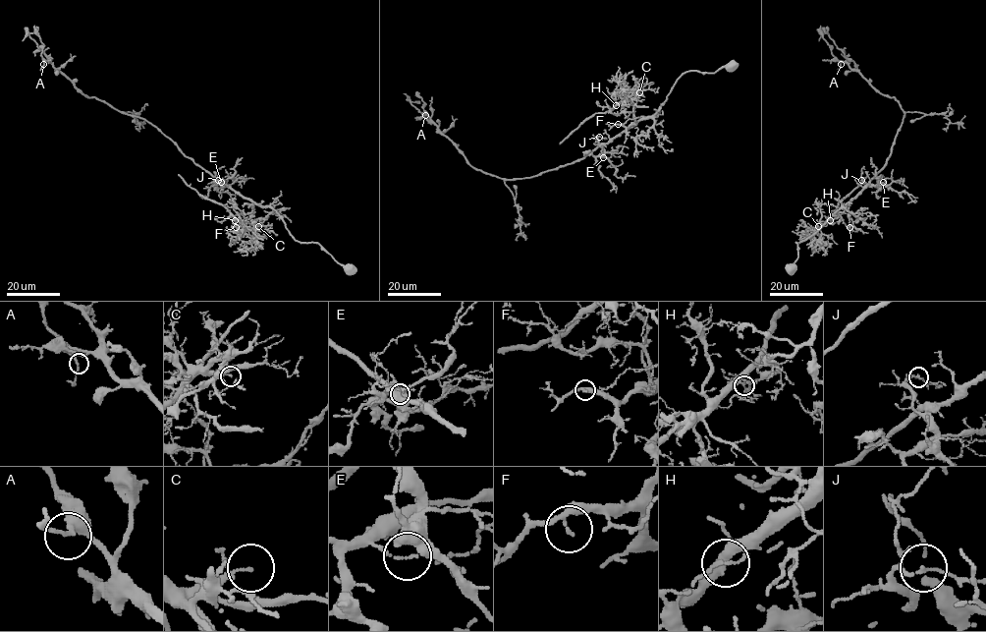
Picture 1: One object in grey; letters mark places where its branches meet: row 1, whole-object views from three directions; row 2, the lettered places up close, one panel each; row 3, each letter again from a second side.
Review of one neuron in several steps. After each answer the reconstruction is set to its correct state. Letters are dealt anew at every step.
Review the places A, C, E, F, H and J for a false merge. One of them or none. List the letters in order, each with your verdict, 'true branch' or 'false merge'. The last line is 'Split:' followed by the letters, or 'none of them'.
A: true branch
C: true branch
E: true branch
F: true branch
H: false merge
J: true branch
Split: H

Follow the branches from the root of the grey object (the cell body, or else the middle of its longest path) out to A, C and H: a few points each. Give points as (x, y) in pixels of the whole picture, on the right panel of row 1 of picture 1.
A: (790, 269), (798, 257), (795, 242), (813, 235), (884, 167), (904, 116), (894, 97), (841, 64)
C: (790, 269), (798, 257), (795, 242), (809, 237), (849, 205), (818, 226)
H: (790, 269), (798, 257), (795, 242), (809, 237), (832, 214), (849, 205), (837, 213), (839, 216), (831, 220)

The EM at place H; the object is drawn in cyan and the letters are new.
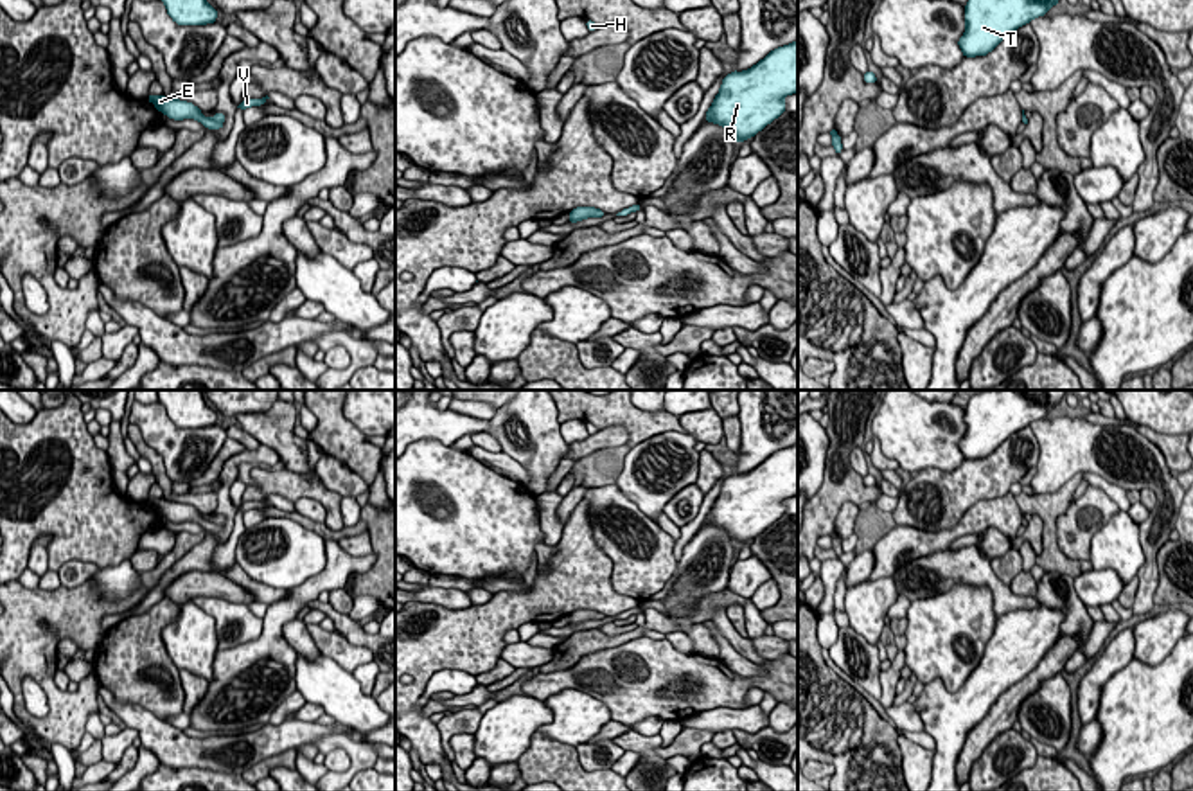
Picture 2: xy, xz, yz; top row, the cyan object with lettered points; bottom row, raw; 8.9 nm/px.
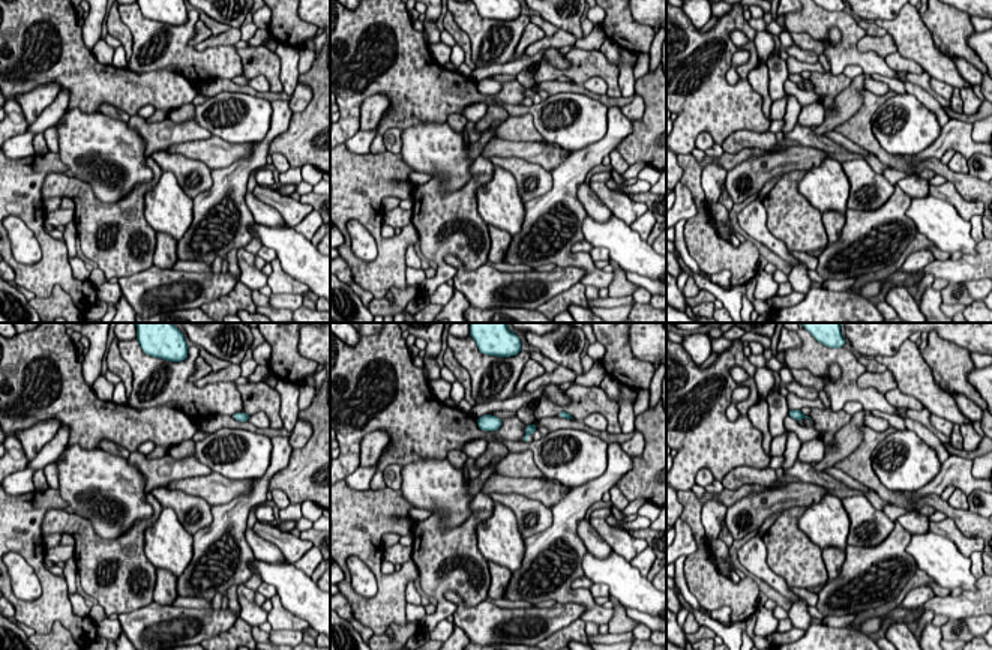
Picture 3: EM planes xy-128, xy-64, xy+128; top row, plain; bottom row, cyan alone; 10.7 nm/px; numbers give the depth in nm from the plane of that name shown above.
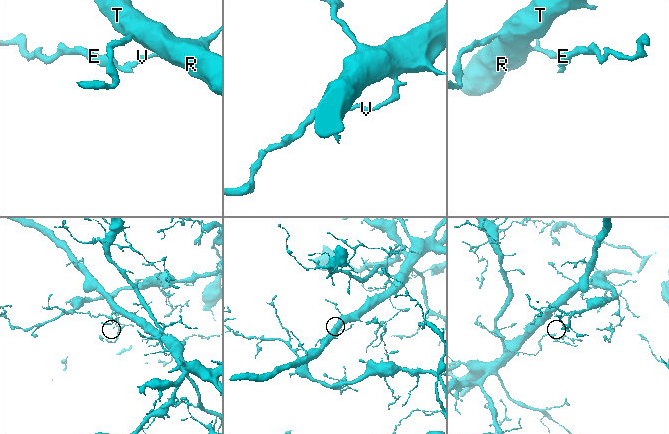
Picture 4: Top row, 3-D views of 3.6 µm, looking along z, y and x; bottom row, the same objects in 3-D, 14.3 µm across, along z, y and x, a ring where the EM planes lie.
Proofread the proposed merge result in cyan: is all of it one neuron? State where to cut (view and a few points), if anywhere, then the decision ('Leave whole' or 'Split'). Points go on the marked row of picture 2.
Split along xy (203, 117), (200, 121). Split

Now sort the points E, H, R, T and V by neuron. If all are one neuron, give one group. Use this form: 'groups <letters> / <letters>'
groups E / H R T V

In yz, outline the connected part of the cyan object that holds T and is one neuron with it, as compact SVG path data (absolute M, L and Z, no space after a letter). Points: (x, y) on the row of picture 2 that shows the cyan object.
M968 0L965 34L958 45L965 58L986 56L1010 32L1044 16L1058 0Z

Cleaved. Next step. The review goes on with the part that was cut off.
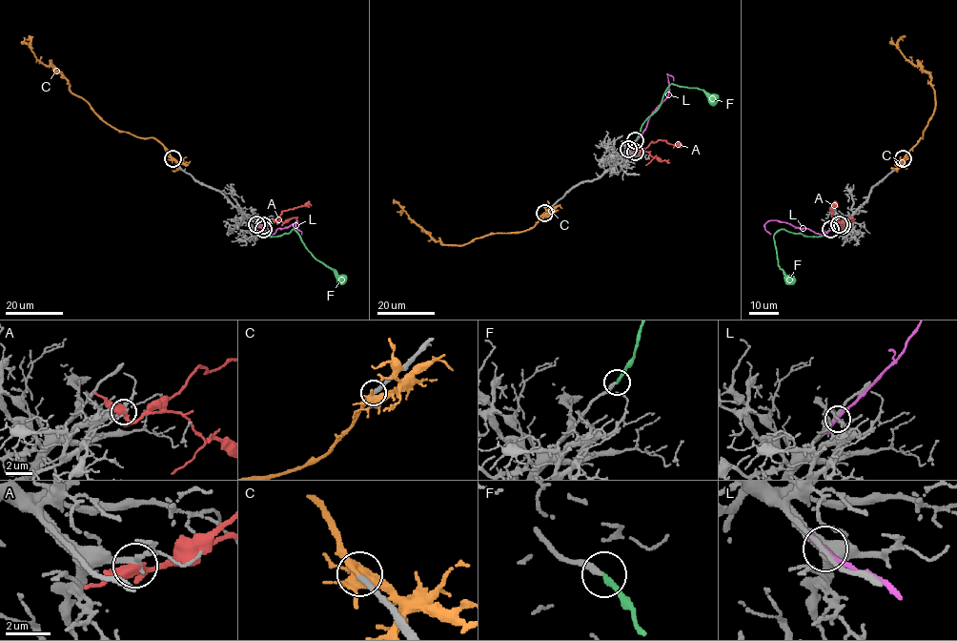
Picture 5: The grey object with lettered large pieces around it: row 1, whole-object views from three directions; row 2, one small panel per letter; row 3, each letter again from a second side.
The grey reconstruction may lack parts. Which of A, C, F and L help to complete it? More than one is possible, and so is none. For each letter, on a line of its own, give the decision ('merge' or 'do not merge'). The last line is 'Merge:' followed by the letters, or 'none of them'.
A: do not merge
C: merge
F: merge
L: do not merge
Merge: C, F

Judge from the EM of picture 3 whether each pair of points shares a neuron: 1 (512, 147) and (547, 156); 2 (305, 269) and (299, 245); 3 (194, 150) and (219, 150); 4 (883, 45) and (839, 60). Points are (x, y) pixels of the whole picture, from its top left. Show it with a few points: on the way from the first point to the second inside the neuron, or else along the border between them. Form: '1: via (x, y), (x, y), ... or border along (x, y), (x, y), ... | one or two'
1: via (521, 149), (538, 152) | one
2: via (303, 263), (299, 251) | one
3: via (200, 150), (213, 150) | one
4: border along (857, 41), (860, 51), (872, 51), (884, 59) | two

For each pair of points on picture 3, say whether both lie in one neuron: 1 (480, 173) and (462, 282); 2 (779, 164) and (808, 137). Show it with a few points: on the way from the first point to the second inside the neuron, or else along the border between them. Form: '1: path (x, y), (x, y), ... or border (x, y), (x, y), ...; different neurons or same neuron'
1: border (443, 258), (455, 255), (467, 269), (485, 263); different neurons
2: border (788, 146), (814, 146), (829, 156); different neurons

